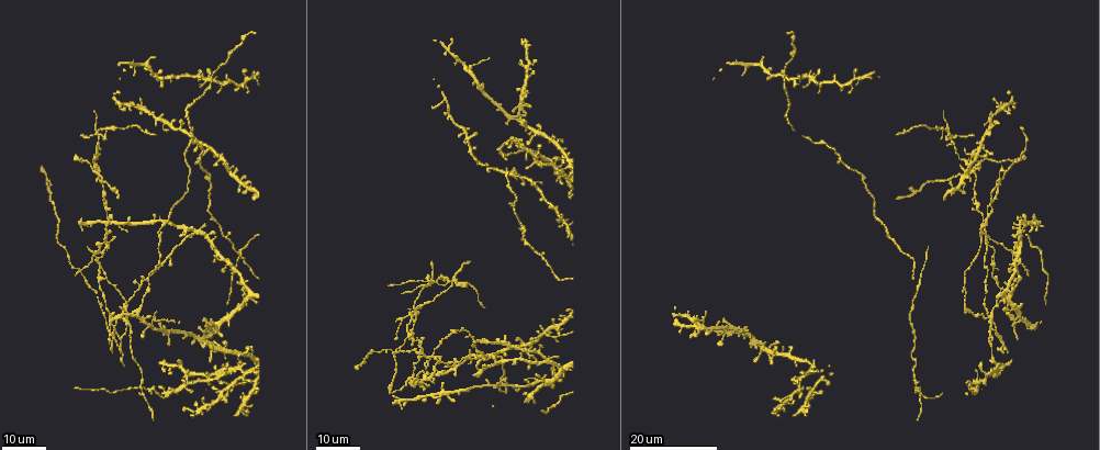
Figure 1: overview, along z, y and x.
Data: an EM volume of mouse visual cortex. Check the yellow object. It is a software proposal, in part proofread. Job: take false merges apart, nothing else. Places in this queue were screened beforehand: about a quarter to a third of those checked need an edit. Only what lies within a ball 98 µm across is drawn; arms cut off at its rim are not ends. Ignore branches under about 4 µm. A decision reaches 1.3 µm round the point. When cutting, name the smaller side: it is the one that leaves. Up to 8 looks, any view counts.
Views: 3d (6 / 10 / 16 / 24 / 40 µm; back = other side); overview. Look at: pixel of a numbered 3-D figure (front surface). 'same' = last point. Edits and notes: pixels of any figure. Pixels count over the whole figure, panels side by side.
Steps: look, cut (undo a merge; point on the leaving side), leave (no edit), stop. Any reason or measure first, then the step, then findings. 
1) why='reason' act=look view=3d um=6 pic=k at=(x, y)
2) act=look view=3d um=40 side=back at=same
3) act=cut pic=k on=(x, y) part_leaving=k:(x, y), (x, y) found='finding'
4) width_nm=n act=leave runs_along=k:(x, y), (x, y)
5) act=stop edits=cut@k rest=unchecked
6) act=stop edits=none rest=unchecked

why='sudden change in width' act=look view=3d um=16 pic=1 at=(186, 113)

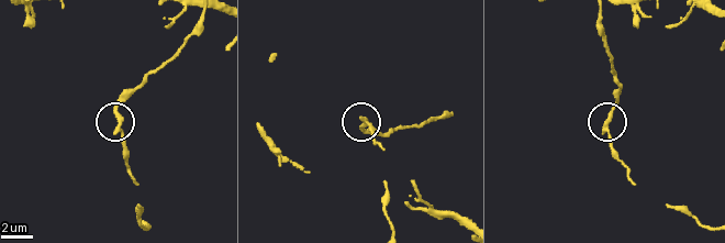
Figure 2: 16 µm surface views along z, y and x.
why='closer look' act=look view=3d um=10 pic=2 at=(364, 126)

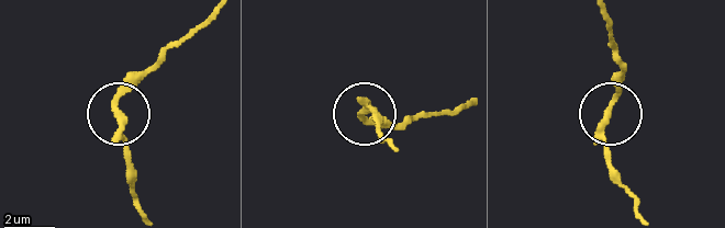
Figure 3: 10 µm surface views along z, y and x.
width_nm=210 act=leave found='one neuron here'

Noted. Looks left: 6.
why='four or more arms meet' act=look view=3d um=24 pic=1 at=(200, 337)

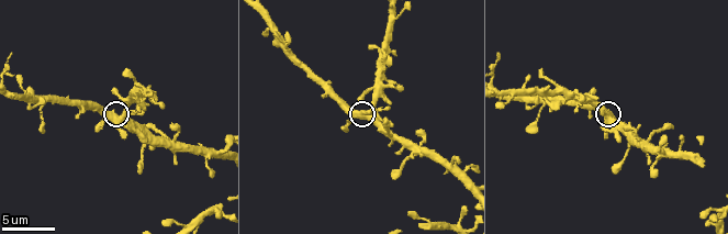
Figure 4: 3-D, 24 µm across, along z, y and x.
act=look view=3d um=6 pic=4 at=(119, 117)

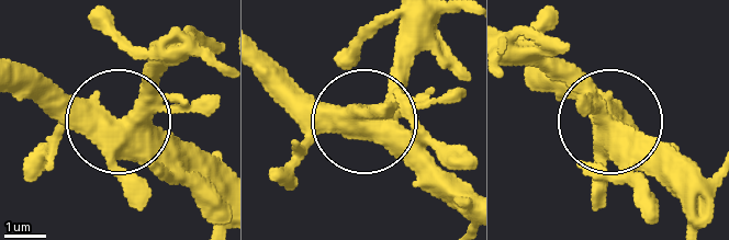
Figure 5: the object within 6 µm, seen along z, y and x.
arms=4 act=leave found='all the same neuron'

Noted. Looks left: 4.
why='three arms meet' act=look view=3d um=16 pic=1 at=(463, 69)

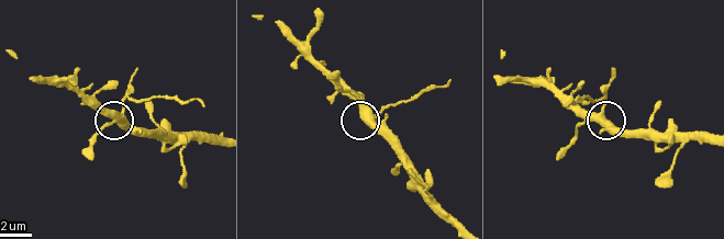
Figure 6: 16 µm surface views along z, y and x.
act=look view=3d um=6 pic=6 at=(598, 115)

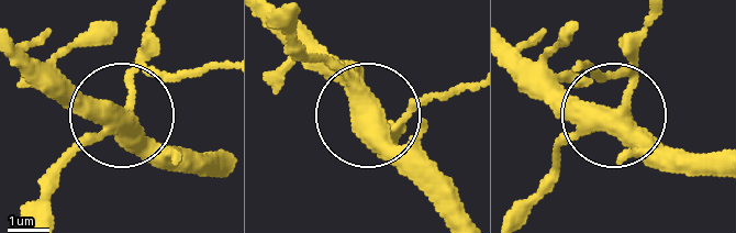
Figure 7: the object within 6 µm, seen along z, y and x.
side_arm_um=7 act=leave runs_along=7:(711, 173), (679, 169), (627, 120), (648, 15) found='one neuron here'

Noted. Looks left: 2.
why='a fork' act=look view=3d um=24 pic=1 at=(534, 159)

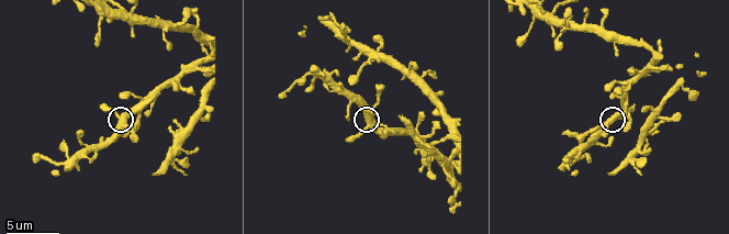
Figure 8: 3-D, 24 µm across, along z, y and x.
why='zoom in' act=look view=3d um=10 pic=8 at=(370, 121)

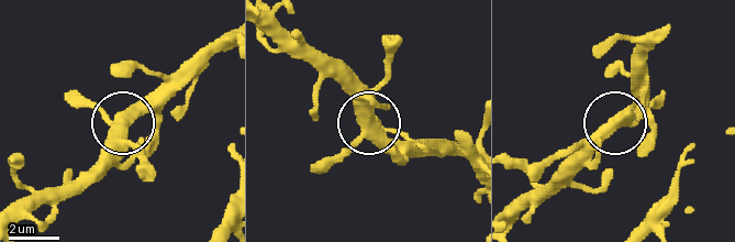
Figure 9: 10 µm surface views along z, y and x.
side_arm_um=13 act=leave found='all the same neuron'

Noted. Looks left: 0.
act=stop edits=none rest=unchecked

